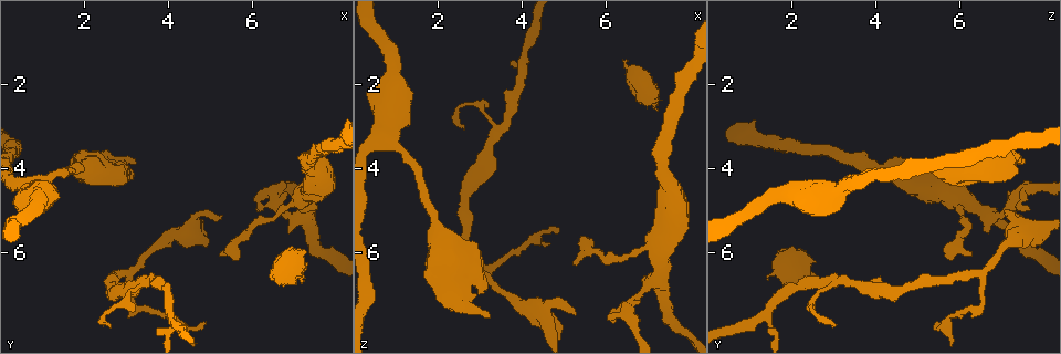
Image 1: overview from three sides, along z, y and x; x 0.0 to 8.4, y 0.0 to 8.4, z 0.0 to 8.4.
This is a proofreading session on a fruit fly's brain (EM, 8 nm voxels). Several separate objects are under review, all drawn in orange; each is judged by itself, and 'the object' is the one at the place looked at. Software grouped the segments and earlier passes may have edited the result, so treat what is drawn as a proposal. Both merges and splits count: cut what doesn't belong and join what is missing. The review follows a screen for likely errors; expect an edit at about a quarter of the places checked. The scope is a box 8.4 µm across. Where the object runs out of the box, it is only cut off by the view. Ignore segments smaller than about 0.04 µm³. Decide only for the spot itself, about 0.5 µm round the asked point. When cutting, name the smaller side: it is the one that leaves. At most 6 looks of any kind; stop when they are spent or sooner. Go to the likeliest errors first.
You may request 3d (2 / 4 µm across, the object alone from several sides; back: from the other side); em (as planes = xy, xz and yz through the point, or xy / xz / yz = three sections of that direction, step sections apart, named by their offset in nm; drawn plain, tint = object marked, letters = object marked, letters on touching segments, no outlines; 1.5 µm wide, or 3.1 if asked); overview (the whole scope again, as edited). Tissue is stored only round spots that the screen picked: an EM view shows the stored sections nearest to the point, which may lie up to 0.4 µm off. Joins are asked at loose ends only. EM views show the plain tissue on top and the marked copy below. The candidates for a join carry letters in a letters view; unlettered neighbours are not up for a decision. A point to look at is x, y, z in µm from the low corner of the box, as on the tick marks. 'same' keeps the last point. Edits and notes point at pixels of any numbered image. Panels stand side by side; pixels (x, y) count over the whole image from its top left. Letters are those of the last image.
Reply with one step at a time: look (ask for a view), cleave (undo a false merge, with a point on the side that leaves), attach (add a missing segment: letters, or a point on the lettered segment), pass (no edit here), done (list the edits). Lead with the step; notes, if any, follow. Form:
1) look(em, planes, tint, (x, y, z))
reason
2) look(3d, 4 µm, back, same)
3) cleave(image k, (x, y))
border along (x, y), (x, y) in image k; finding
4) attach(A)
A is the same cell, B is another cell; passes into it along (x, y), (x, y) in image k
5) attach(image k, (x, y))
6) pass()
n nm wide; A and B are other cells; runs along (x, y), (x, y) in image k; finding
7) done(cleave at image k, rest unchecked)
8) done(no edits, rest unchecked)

look(3d, 4 µm, back, (3.05, 4.00, 6.80))

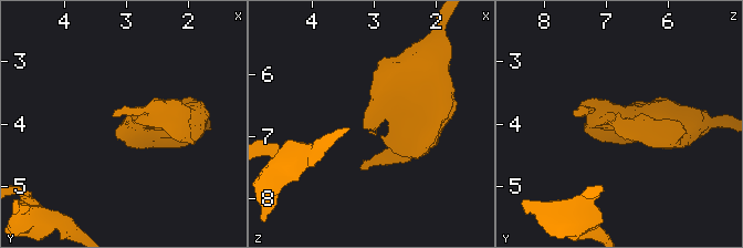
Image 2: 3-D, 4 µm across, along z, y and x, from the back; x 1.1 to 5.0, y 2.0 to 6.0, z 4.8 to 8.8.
look(em, planes, letters, (3.00, 4.00, 6.80))
need the tissue

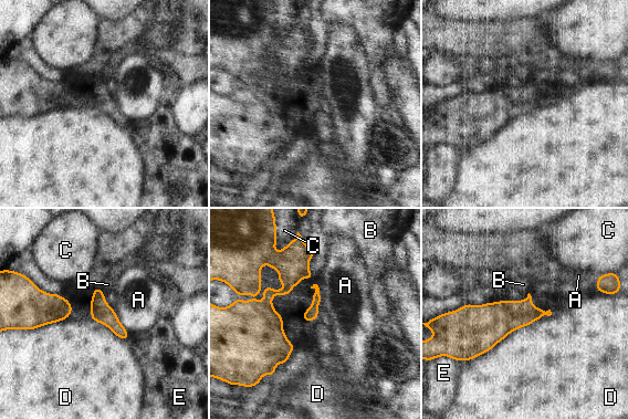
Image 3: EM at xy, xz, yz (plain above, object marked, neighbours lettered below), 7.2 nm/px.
pass()
A, B, C, D and E are other cells; border along (538, 318), (510, 332), (470, 360) in image 3; continuous, no second cell

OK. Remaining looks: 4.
look(3d, 2 µm, (3.10, 6.50, 6.55))
branch point

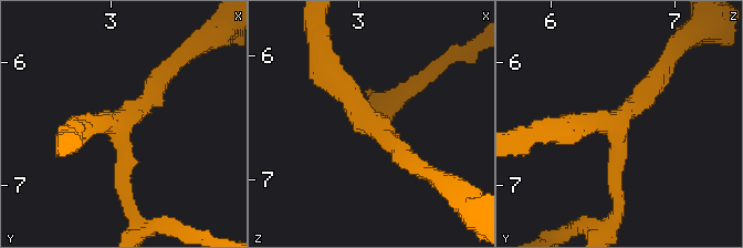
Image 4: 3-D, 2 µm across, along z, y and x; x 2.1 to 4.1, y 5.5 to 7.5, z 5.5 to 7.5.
look(em, xy, step 4, tint, (3.06, 6.48, 6.50))
3 arms

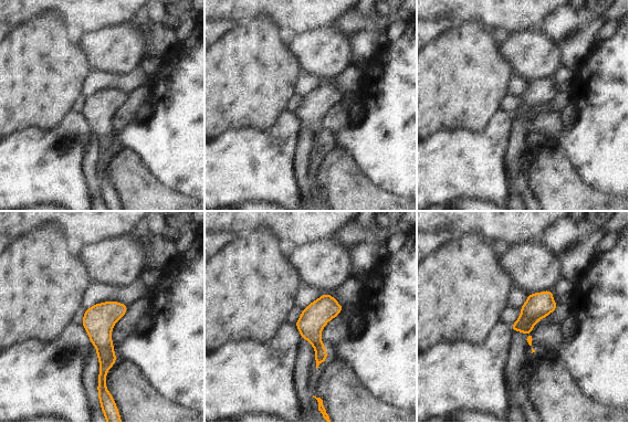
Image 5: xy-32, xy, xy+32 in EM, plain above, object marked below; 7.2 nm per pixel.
look(em, planes, letters, same)

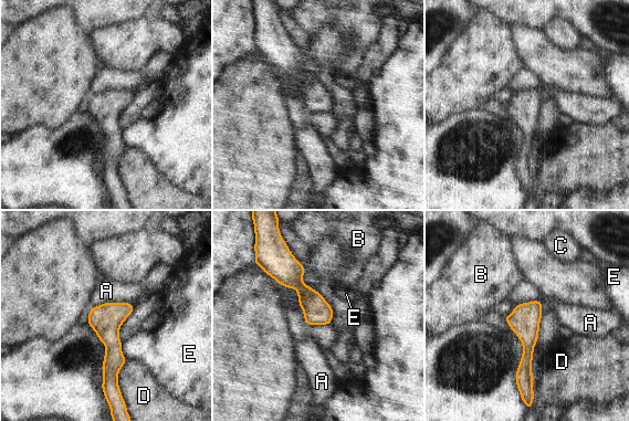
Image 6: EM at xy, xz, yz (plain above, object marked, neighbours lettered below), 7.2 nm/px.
pass()
A, B, C, D and E are other cells; continuous, no second cell

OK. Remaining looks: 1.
done(no edits, rest unchecked)

